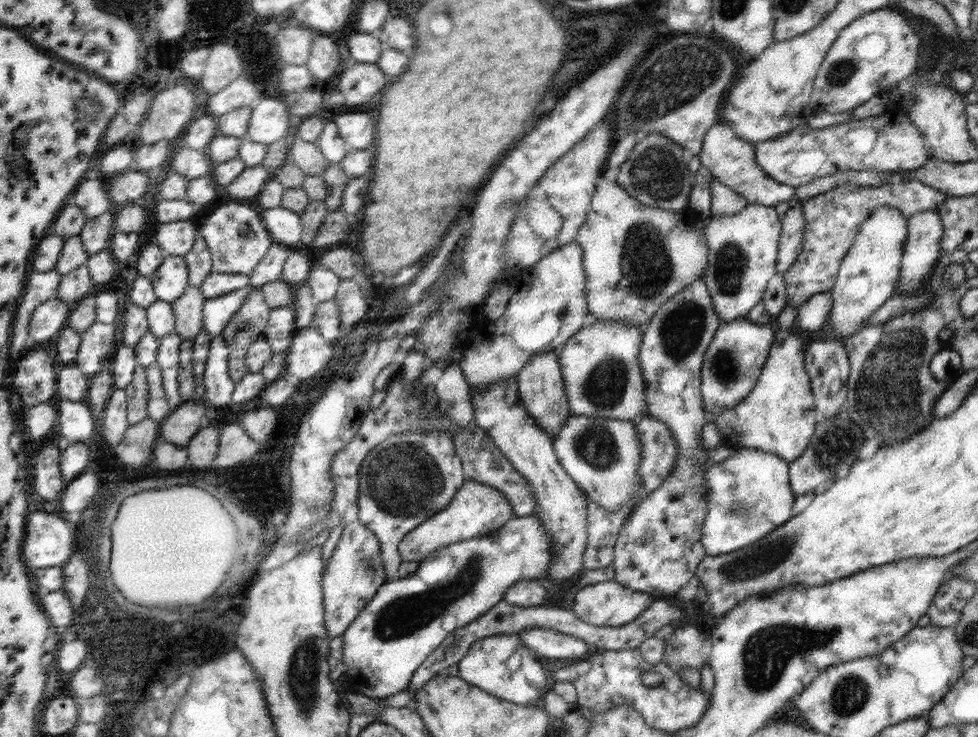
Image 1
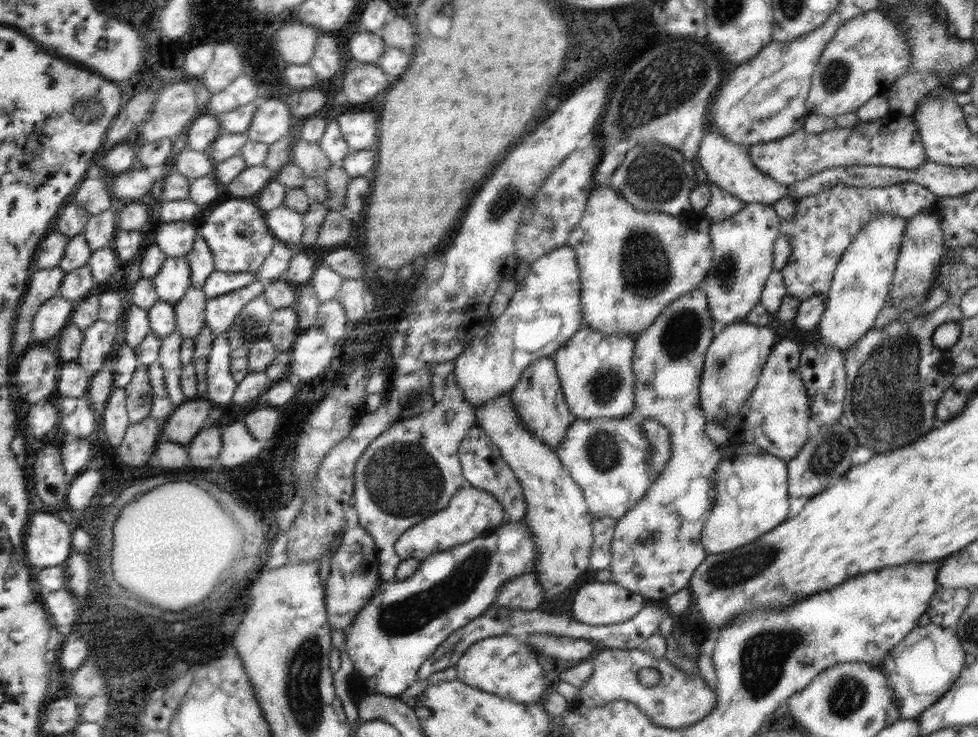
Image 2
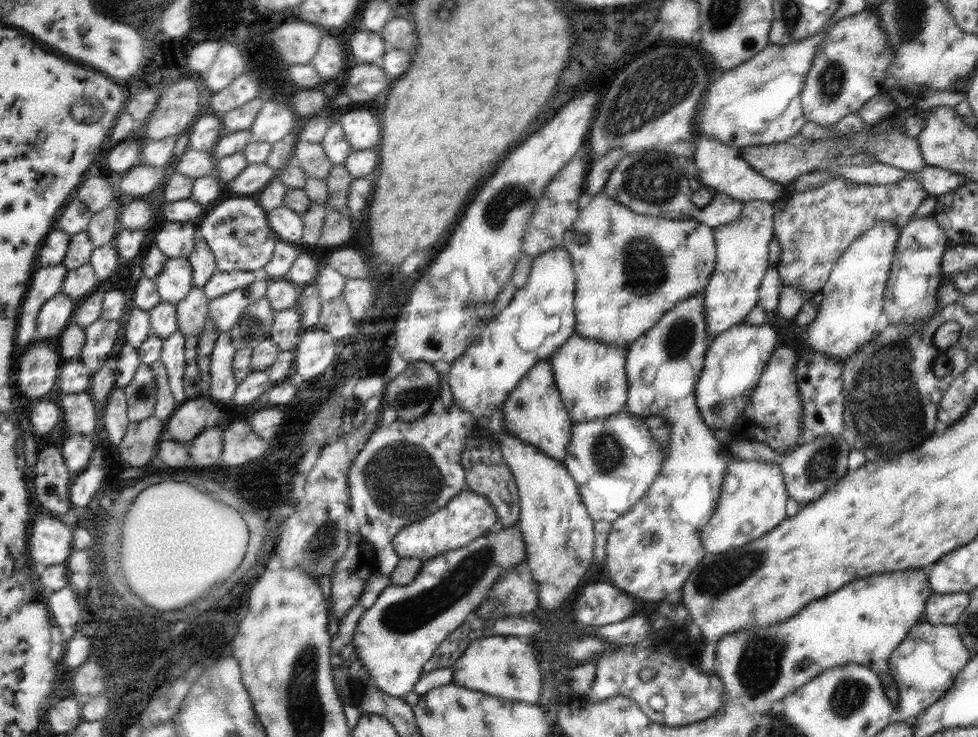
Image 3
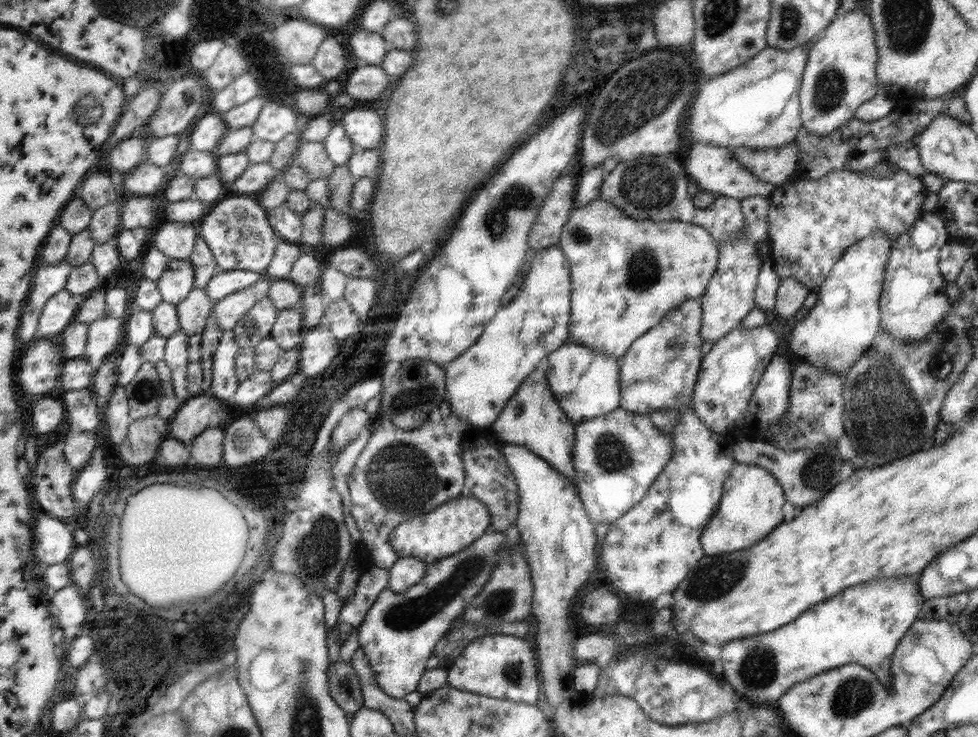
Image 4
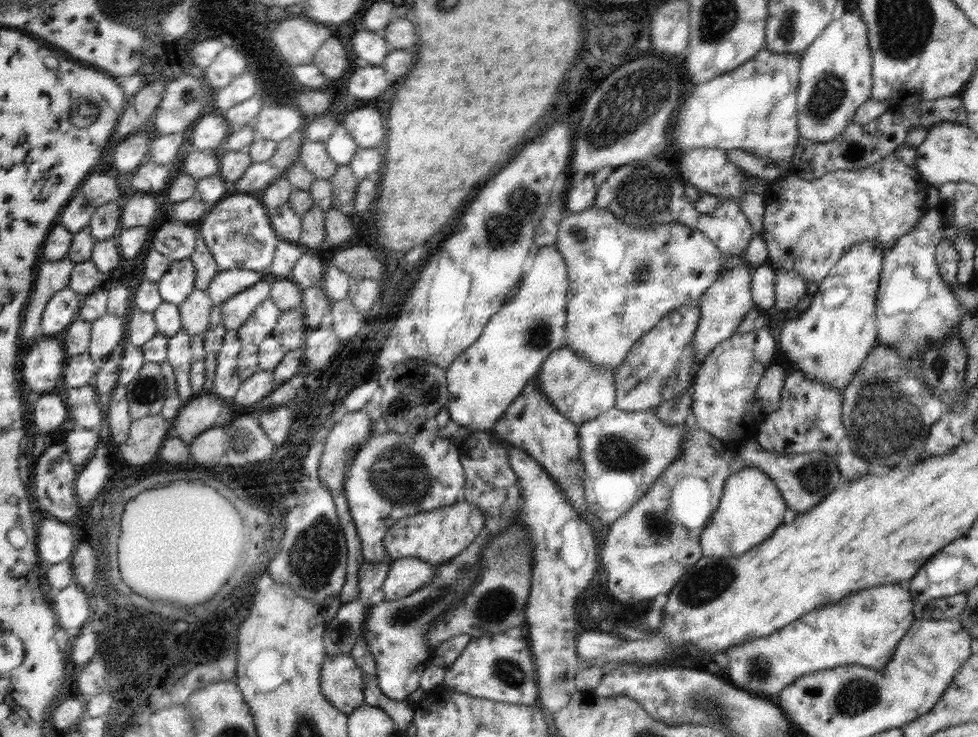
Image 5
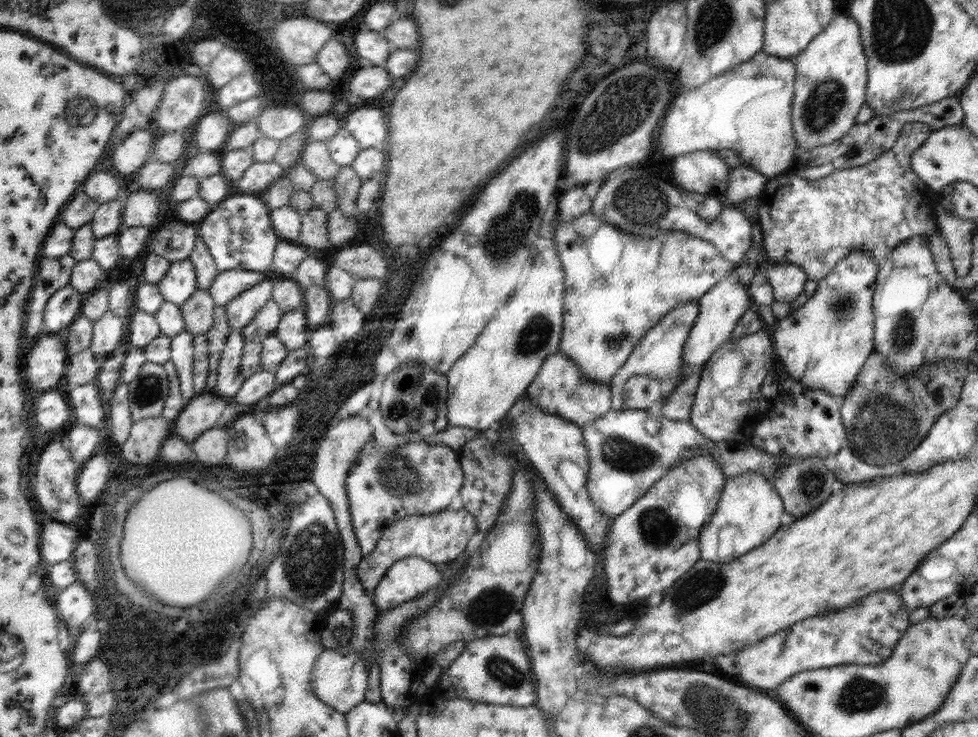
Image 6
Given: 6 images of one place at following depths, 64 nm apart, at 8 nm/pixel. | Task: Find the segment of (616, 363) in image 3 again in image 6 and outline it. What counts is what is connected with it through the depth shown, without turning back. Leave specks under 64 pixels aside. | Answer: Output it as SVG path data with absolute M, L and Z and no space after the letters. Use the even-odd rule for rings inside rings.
M560 350L543 360L542 366L528 386L526 394L530 395L530 401L538 404L542 411L560 415L580 428L588 426L594 422L595 418L612 409L610 383L588 379L581 372L576 361Z

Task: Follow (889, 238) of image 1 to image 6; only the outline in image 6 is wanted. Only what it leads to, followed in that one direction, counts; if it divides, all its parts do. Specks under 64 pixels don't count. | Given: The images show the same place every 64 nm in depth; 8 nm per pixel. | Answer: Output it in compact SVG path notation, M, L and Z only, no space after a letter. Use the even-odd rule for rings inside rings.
M864 249L852 251L836 263L826 278L817 282L817 290L806 304L792 309L787 317L779 319L779 323L773 326L773 346L788 376L810 389L822 389L840 400L850 391L868 355L874 351L875 318L872 300L878 270L878 260L874 260L872 253Z

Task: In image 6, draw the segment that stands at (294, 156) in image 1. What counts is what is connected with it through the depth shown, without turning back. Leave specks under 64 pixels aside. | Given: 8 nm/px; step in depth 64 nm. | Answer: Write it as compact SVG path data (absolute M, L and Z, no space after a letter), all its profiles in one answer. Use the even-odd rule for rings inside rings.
M308 140L301 155L300 163L317 179L330 180L338 175L340 166L332 161L327 143Z

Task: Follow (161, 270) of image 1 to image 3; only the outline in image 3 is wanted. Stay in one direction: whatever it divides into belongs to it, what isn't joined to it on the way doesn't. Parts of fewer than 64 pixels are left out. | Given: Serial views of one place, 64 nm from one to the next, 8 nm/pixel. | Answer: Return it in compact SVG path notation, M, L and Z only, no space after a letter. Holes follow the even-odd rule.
M168 257L154 281L161 300L177 305L193 287L192 266L187 257Z

